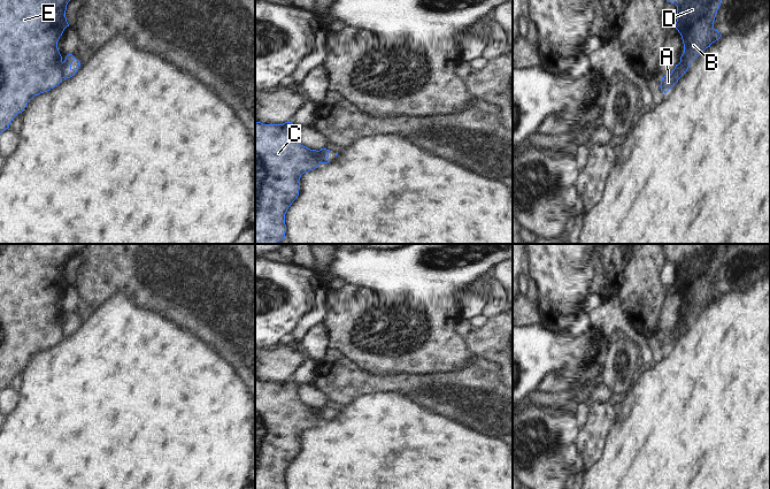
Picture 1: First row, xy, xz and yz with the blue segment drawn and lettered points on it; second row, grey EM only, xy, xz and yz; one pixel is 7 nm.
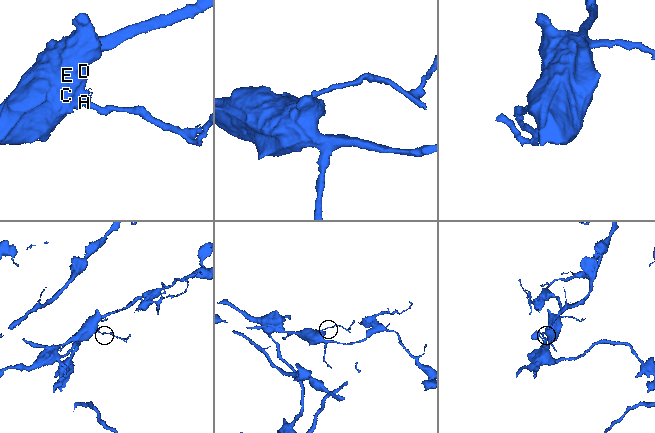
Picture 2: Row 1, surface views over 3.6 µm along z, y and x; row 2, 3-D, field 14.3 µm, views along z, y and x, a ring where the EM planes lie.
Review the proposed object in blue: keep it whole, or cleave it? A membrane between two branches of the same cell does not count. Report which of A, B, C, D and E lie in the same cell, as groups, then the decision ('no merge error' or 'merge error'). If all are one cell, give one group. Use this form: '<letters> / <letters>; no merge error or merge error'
A / B C D E; merge error

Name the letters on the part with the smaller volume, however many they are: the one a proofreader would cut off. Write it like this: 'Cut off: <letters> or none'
Cut off: A

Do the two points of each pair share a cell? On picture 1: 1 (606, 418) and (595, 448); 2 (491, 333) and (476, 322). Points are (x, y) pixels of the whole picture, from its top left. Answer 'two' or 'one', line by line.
1: one
2: two

